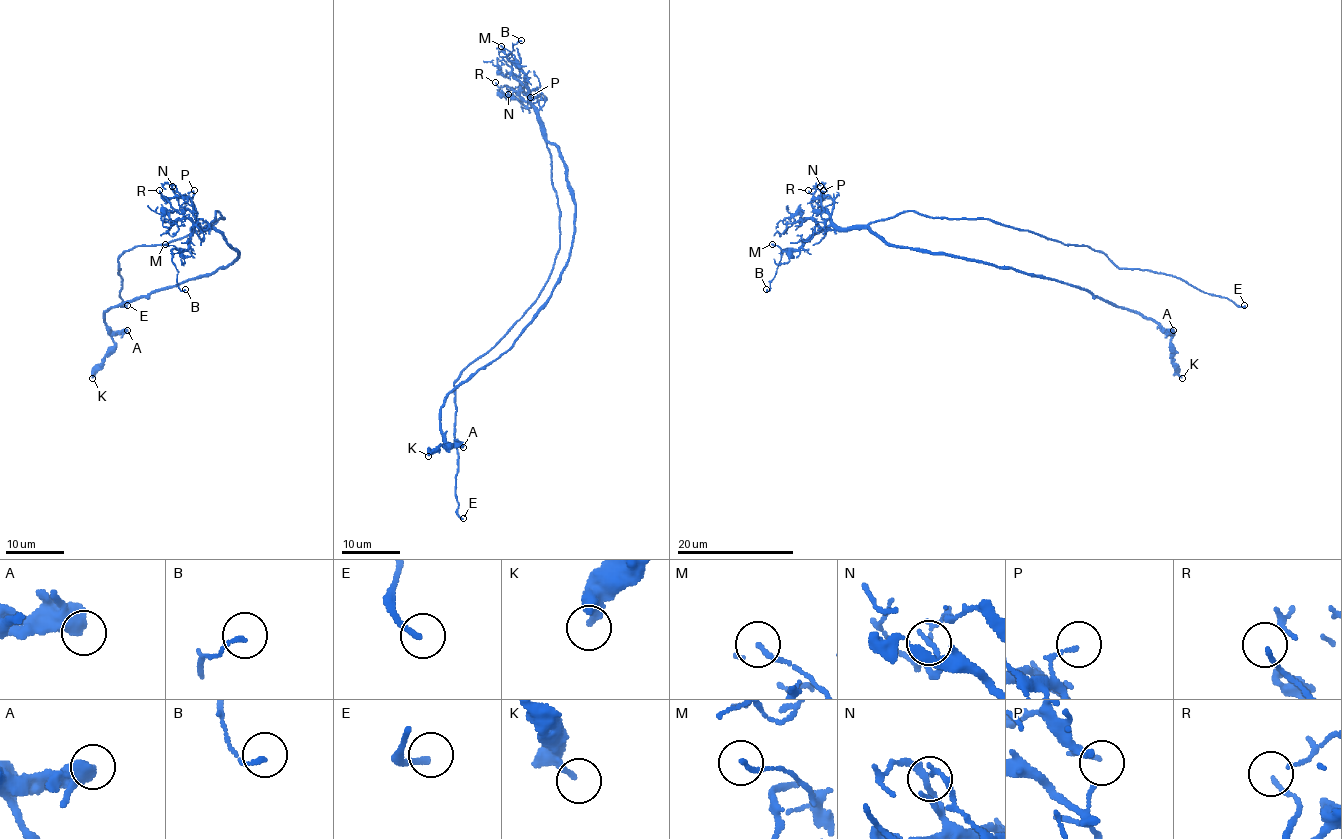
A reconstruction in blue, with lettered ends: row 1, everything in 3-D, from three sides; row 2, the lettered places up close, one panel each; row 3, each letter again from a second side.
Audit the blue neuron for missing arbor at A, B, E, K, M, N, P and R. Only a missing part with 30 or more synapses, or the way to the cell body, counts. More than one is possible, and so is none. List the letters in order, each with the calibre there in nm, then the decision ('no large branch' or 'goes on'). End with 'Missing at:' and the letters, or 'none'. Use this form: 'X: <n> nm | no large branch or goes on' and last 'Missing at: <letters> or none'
A: 600 nm | no large branch
B: 140 nm | no large branch
E: 190 nm | goes on
K: 220 nm | no large branch
M: 130 nm | no large branch
N: 110 nm | no large branch
P: 110 nm | no large branch
R: 130 nm | no large branch
Missing at: E

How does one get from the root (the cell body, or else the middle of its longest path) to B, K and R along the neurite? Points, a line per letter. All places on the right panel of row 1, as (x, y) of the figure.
B: (869, 225), (826, 226), (798, 250), (785, 250), (770, 289), (766, 289)
K: (869, 225), (875, 234), (895, 245), (954, 254), (1057, 279), (1150, 317), (1170, 337), (1172, 365), (1182, 378)
R: (869, 225), (839, 228), (826, 210), (818, 210), (811, 205), (814, 197), (808, 190)

